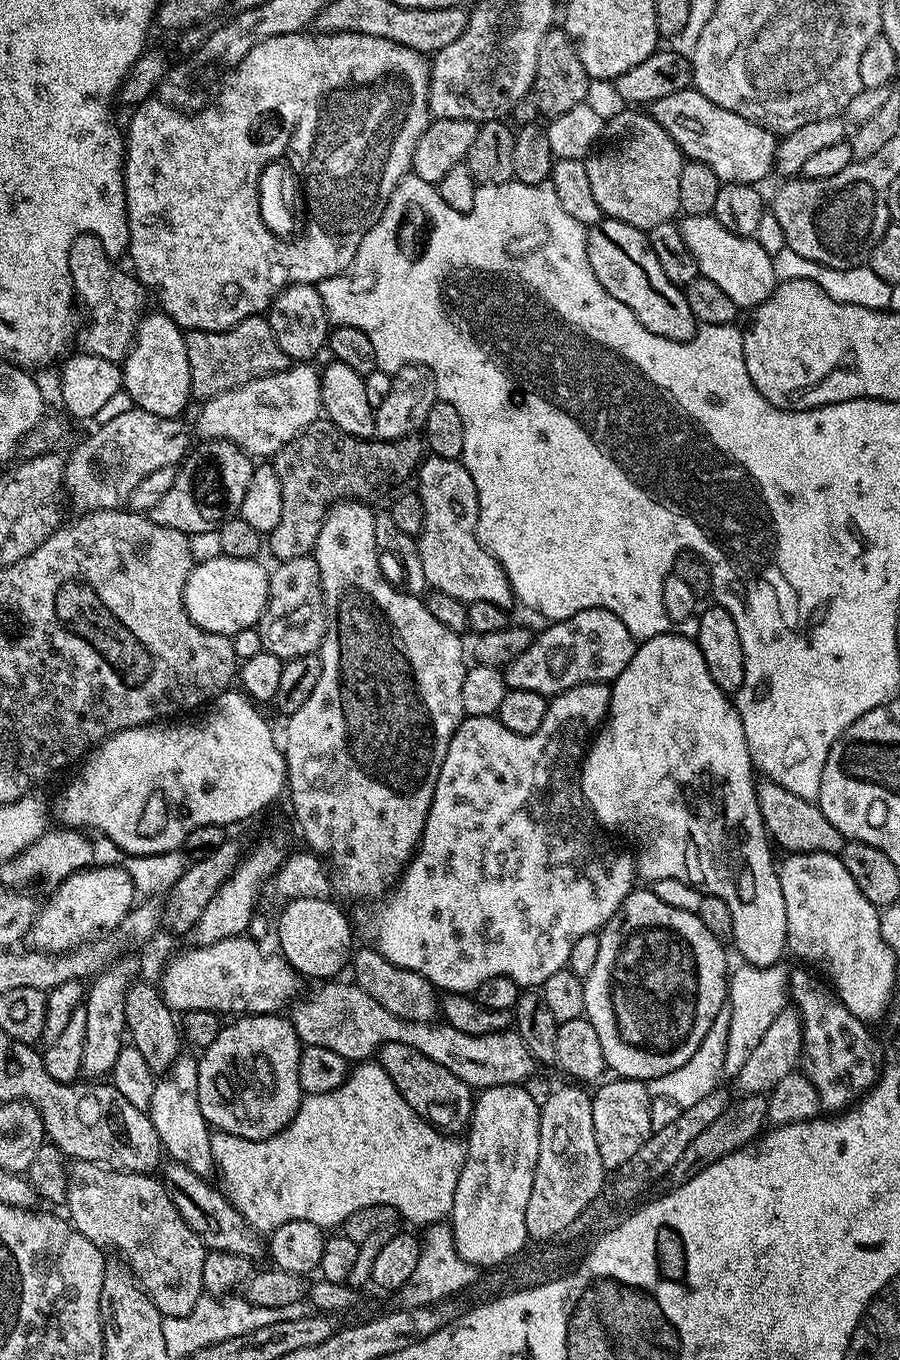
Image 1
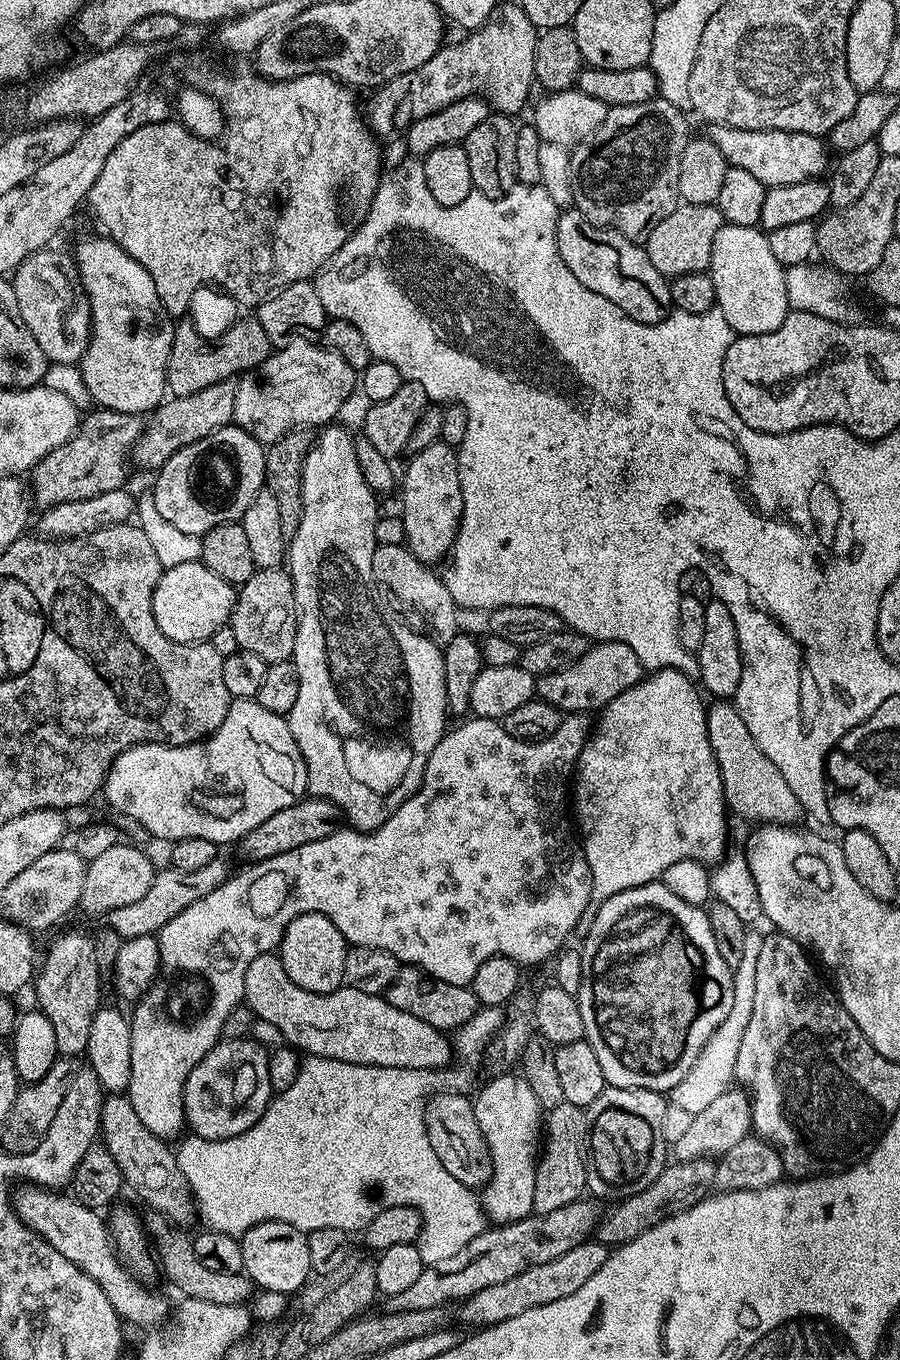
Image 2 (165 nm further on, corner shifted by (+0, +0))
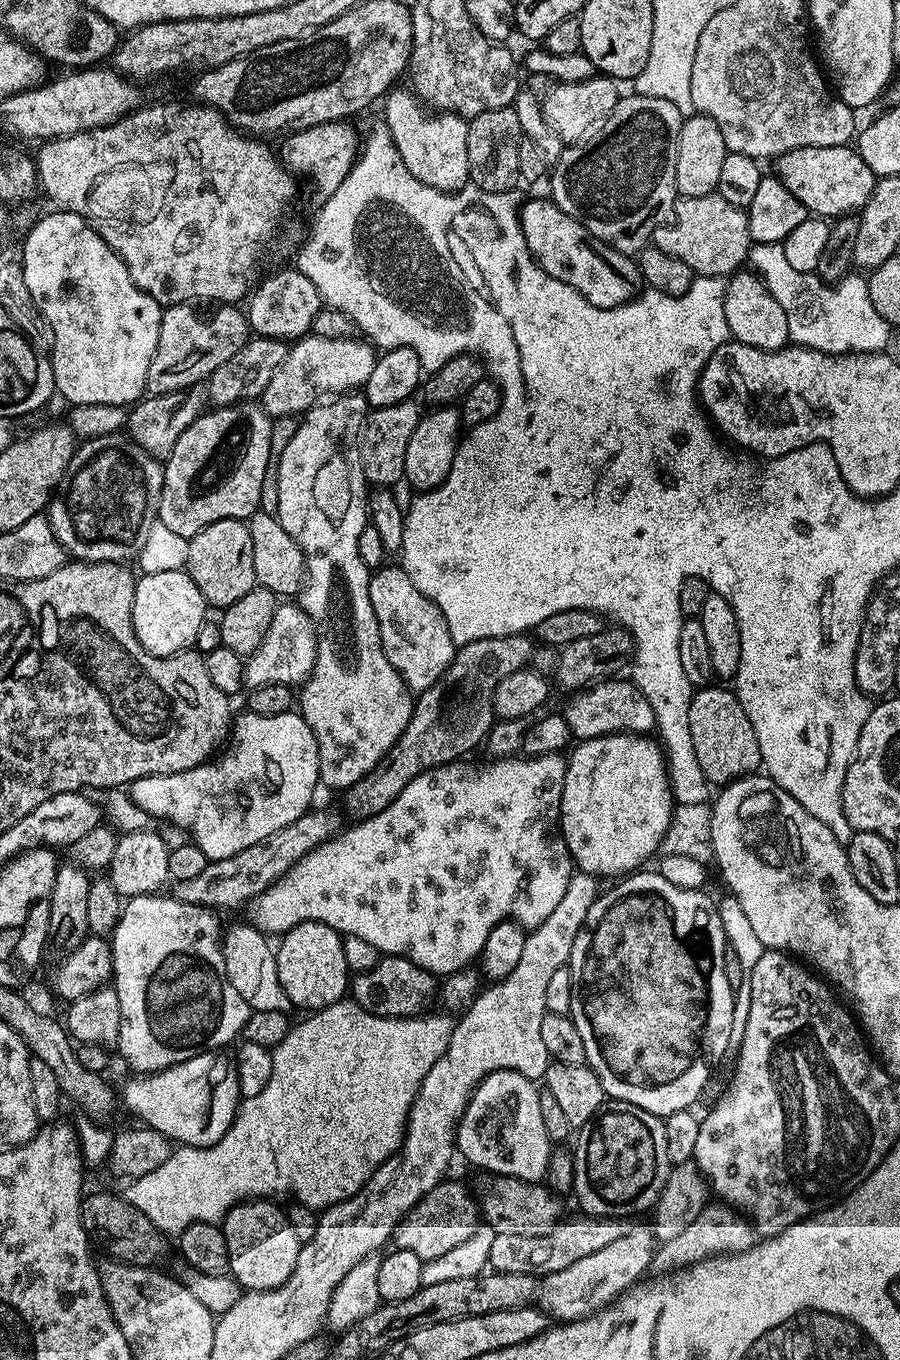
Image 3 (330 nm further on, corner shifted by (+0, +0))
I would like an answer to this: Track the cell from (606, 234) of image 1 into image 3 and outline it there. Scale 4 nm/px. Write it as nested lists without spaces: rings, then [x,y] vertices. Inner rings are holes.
[[[551,198],[523,201],[520,209],[520,229],[526,238],[526,246],[537,264],[546,274],[566,282],[599,308],[617,308],[635,300],[642,288],[640,265],[633,257],[594,238],[582,222],[570,218]]]

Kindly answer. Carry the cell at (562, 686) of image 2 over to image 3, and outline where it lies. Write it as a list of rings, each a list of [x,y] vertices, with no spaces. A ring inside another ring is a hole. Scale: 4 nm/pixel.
[[[620,678],[599,679],[591,686],[577,691],[572,701],[562,708],[566,718],[566,726],[570,726],[573,737],[577,741],[609,736],[615,732],[634,732],[648,734],[657,727],[656,715],[642,690],[631,680]]]

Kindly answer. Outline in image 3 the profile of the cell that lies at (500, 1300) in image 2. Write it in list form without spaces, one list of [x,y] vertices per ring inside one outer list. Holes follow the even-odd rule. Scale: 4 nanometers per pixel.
[[[647,1223],[638,1224],[633,1227],[630,1234],[622,1234],[615,1242],[610,1242],[610,1246],[602,1246],[602,1250],[595,1254],[589,1254],[588,1257],[574,1262],[571,1266],[566,1266],[566,1270],[558,1270],[543,1277],[538,1284],[538,1307],[541,1312],[548,1313],[549,1317],[557,1321],[567,1322],[570,1320],[581,1320],[583,1316],[593,1316],[600,1309],[605,1308],[607,1304],[613,1304],[621,1294],[639,1284],[645,1279],[646,1273],[652,1268],[653,1252],[658,1247],[657,1241],[652,1235],[651,1227]]]

